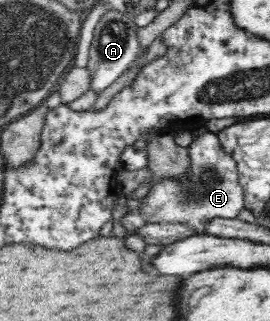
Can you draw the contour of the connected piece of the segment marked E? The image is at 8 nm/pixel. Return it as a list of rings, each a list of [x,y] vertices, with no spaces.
[[[205,131],[202,136],[189,137],[185,142],[189,153],[190,165],[184,176],[178,179],[156,178],[149,191],[139,199],[138,213],[143,217],[144,223],[181,223],[191,229],[192,236],[206,235],[208,223],[212,219],[238,218],[244,207],[244,190],[239,182],[238,164],[220,144],[218,136],[210,131]]]

